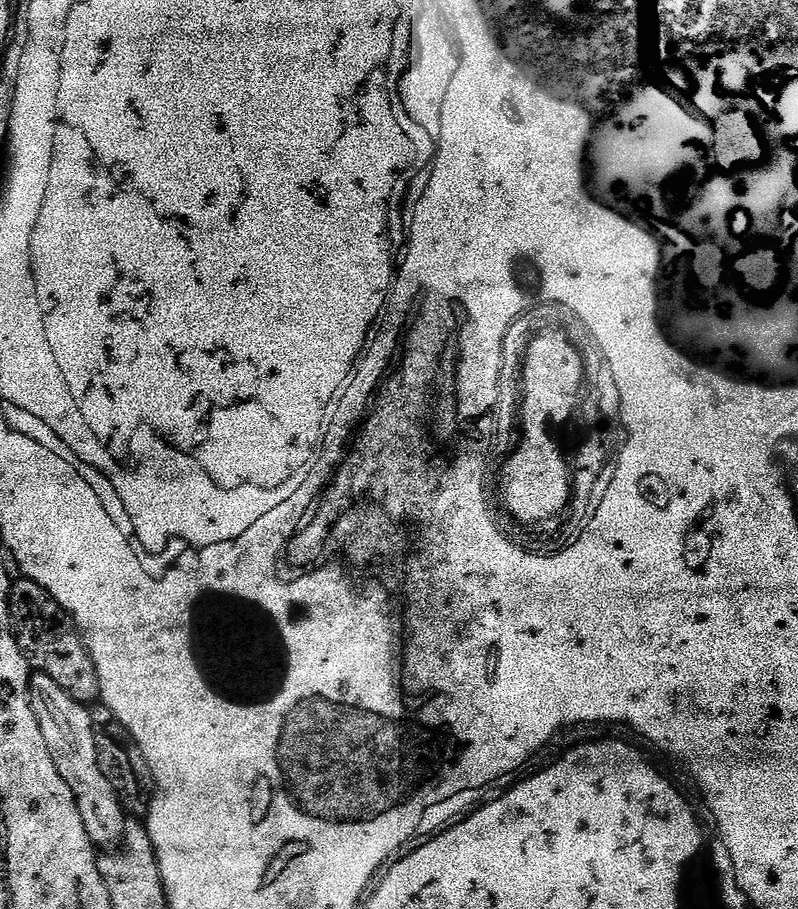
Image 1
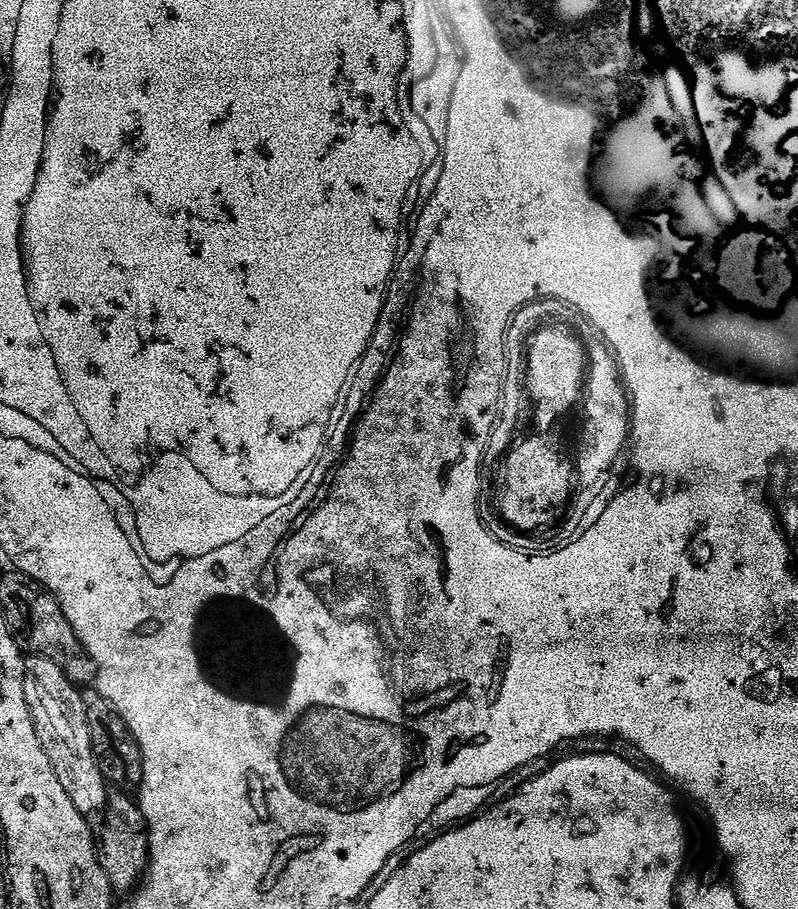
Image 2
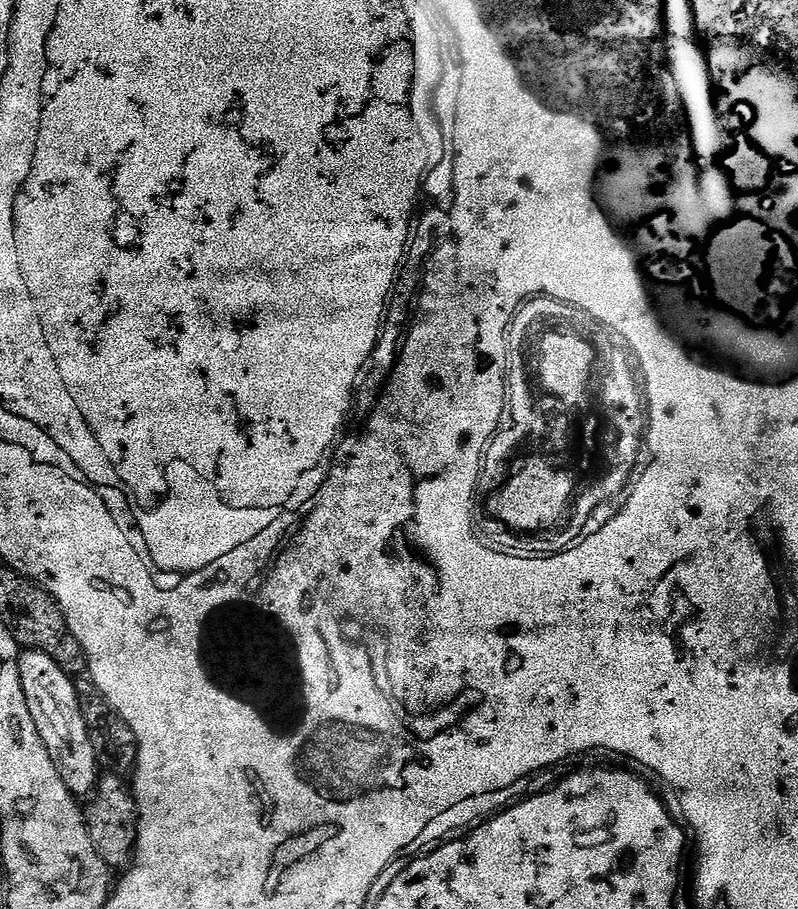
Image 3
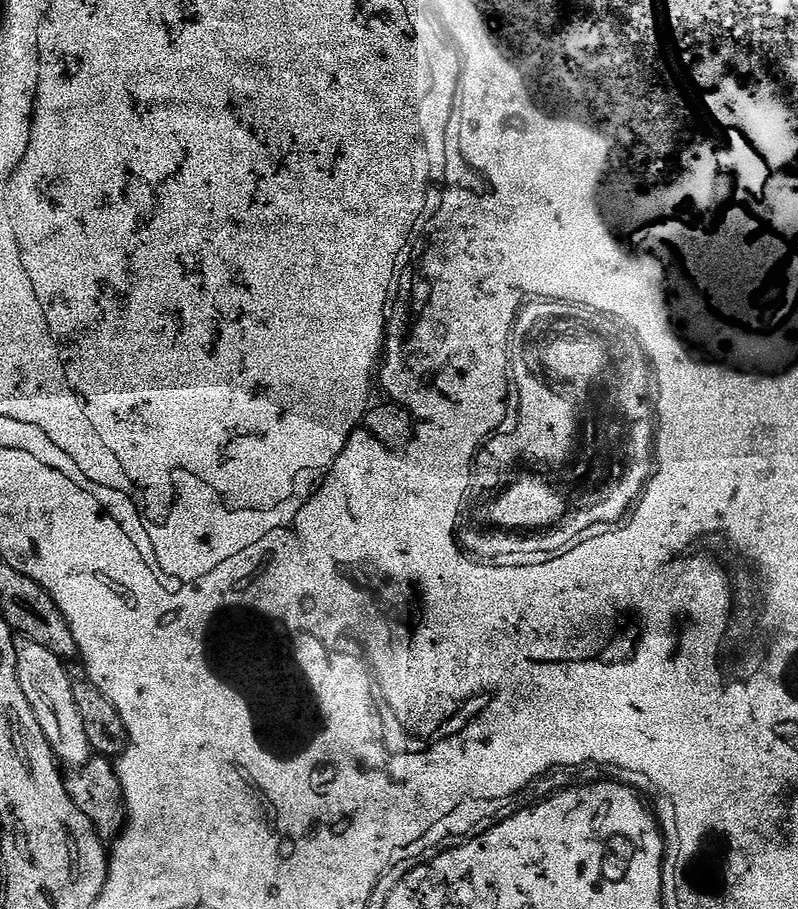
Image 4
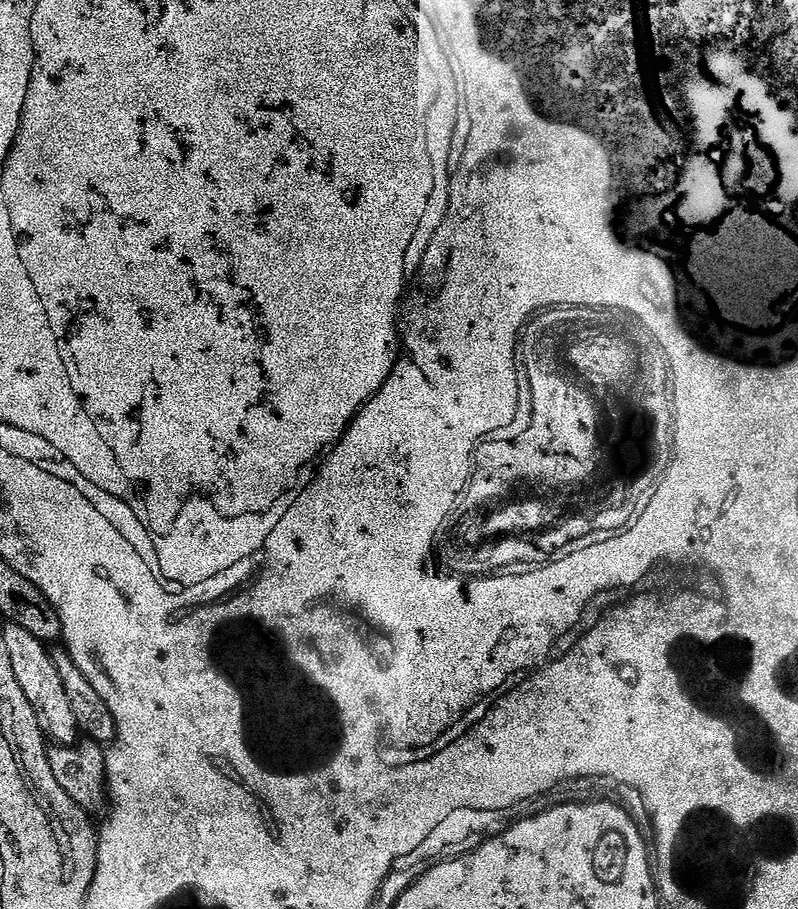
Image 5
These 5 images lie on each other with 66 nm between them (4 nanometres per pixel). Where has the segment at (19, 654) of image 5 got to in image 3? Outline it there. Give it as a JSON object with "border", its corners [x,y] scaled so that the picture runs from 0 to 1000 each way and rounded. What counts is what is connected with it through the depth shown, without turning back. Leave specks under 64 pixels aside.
{"border":[[[41,713],[25,718],[25,745],[28,759],[33,763],[33,777],[38,777],[38,790],[43,790],[43,799],[78,860],[91,876],[114,877],[120,869],[123,842],[108,799],[105,777],[95,761],[95,748],[80,739],[78,733],[63,724],[63,719],[53,719]]]}

